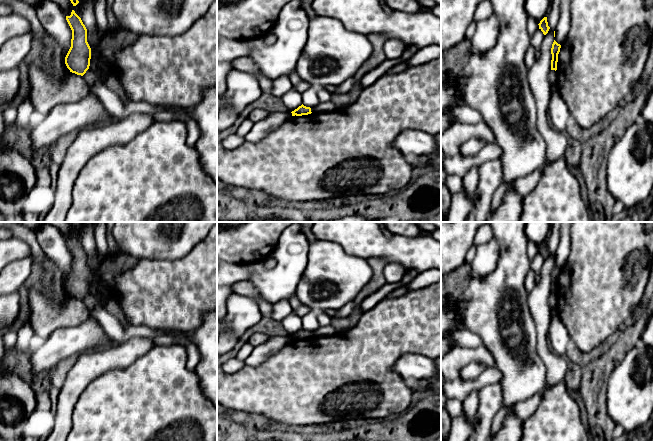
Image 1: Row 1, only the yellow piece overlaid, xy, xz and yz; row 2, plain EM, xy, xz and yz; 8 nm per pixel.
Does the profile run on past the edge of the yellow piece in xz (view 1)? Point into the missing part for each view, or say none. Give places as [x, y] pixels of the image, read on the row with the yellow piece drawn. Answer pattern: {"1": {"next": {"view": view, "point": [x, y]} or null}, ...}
{"1": {"next": null}}

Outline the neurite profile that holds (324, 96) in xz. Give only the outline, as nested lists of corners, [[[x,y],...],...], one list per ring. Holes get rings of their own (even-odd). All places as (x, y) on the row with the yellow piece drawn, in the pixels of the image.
[[[318,87],[317,94],[320,103],[326,103],[328,101],[331,101],[332,95],[324,87]]]

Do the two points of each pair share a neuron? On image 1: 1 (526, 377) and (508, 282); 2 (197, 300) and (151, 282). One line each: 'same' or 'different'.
1: same
2: same

